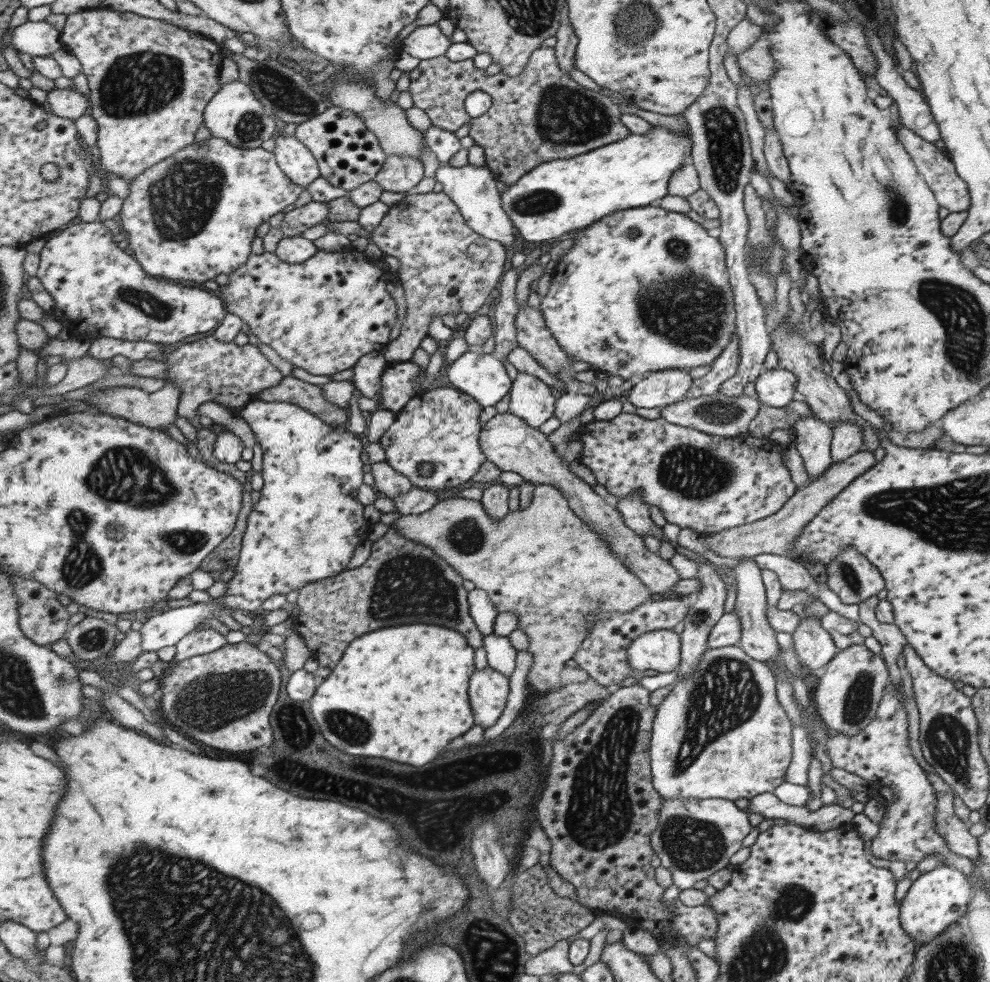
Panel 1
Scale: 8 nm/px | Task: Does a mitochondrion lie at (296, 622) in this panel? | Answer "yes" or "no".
no

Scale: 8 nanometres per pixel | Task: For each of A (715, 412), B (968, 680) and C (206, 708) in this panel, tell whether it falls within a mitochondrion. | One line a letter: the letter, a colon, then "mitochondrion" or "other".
A: mitochondrion
B: other
C: mitochondrion

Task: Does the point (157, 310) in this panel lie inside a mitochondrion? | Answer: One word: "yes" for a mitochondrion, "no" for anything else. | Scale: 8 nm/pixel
yes

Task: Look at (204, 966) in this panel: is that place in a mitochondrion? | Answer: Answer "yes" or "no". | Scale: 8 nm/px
yes

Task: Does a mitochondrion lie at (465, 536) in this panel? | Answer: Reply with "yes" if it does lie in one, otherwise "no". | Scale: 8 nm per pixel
yes

